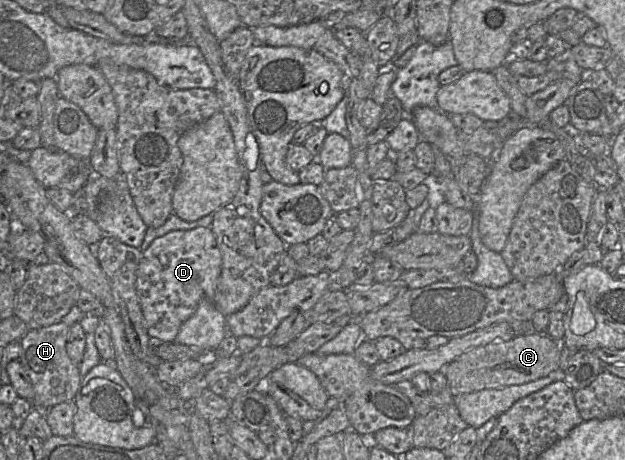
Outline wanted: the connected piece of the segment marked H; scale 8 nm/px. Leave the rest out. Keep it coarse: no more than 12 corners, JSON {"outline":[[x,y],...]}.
{"outline":[[69,326],[29,330],[19,360],[32,406],[74,400],[79,366],[66,351]]}

